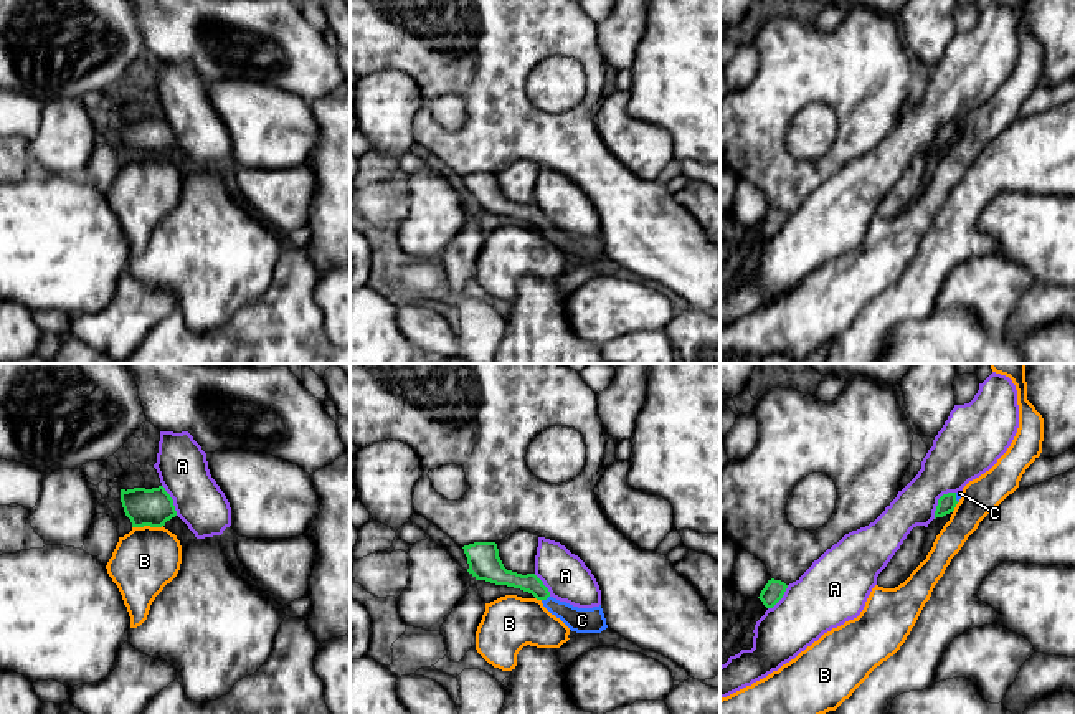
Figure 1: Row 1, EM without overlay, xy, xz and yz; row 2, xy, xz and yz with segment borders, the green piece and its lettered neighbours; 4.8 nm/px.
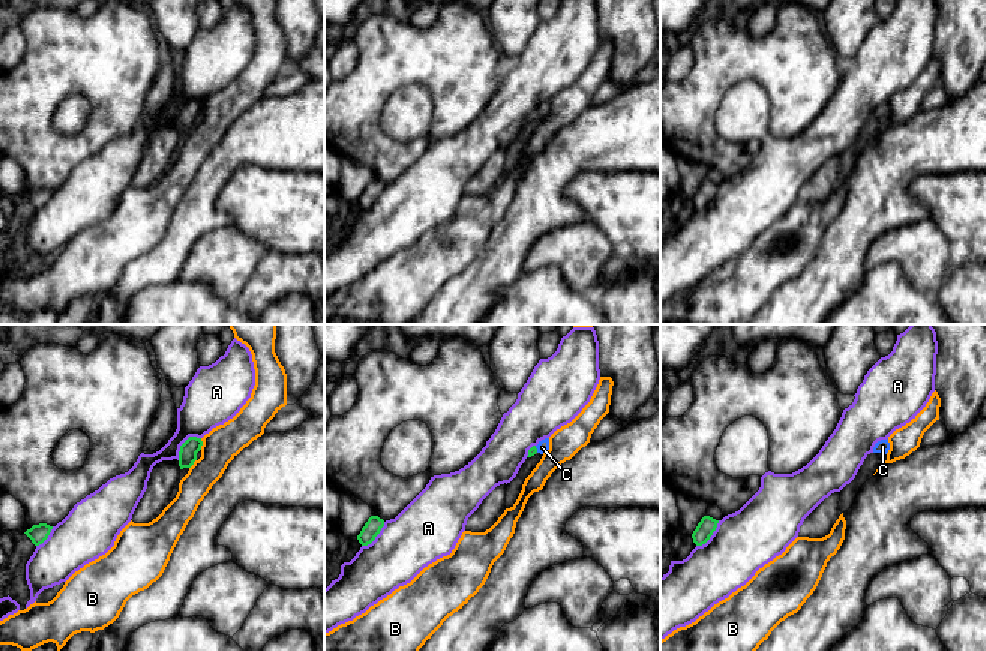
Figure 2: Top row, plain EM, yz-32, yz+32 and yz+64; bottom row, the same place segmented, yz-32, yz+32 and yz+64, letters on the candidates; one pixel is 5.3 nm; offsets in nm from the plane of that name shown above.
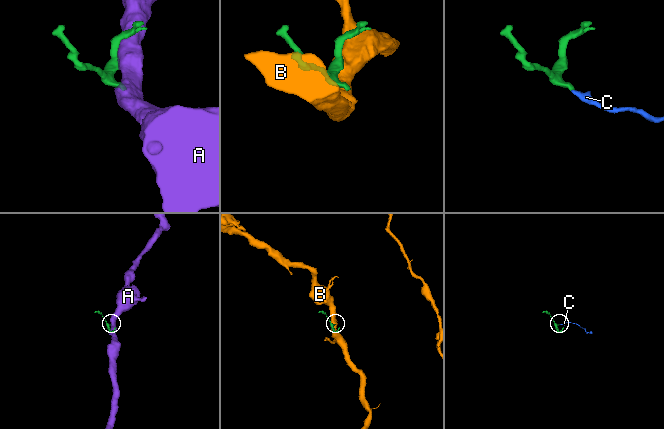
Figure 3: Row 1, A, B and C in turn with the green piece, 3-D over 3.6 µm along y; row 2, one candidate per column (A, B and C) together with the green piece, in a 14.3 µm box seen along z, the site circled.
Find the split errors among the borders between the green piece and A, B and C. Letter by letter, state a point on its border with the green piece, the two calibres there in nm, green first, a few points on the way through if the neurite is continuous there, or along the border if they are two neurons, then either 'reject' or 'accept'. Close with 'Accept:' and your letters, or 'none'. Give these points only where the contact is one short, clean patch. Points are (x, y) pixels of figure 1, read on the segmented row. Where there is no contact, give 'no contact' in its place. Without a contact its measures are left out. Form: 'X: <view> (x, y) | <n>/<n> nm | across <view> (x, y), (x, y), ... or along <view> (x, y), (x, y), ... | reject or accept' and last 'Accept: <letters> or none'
A: yz (938, 501) | 90/280 nm | reject
B: xy (147, 524) | 180/320 nm | reject
C: xz (545, 599) | 90/130 nm | across xz (501, 575), (529, 582), (545, 599), (582, 620) | accept
Accept: C

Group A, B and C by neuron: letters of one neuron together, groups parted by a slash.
A / B / C

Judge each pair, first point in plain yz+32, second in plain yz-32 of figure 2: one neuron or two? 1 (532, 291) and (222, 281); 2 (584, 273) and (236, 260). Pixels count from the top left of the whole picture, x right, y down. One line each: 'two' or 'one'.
1: two
2: one

